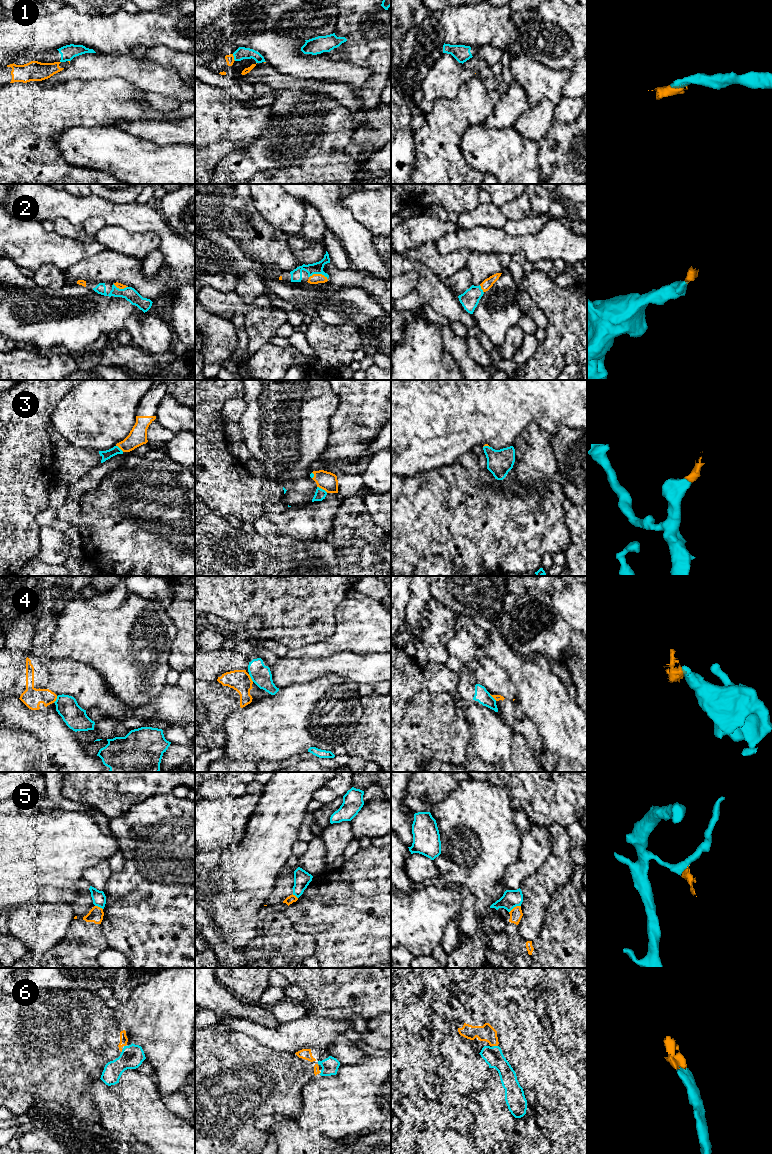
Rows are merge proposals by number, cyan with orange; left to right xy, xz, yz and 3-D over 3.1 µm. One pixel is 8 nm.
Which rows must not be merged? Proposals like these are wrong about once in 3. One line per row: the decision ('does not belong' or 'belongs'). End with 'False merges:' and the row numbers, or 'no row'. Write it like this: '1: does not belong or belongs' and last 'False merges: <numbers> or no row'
1: does not belong
2: belongs
3: belongs
4: does not belong
5: does not belong
6: belongs
False merges: 1, 4, 5

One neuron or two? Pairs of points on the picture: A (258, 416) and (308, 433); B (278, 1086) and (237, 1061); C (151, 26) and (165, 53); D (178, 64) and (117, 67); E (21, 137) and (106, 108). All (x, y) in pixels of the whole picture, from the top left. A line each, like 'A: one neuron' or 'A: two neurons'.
A: one neuron
B: one neuron
C: two neurons
D: two neurons
E: one neuron

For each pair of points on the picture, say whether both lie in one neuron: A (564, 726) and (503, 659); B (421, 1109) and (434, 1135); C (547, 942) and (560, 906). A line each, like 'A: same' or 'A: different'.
A: same
B: different
C: same

